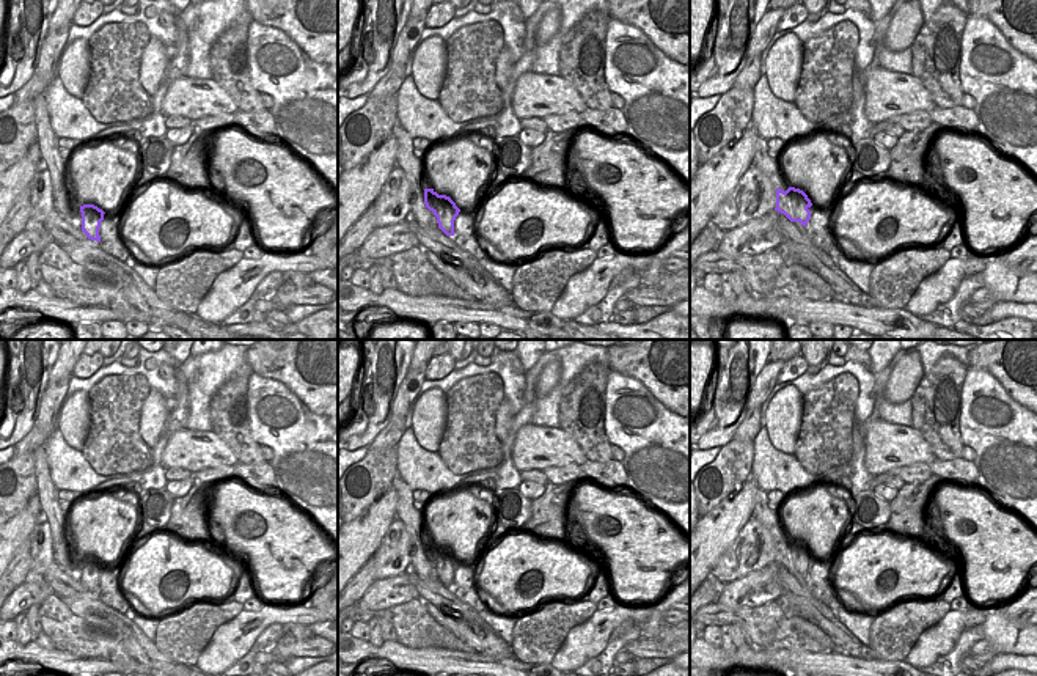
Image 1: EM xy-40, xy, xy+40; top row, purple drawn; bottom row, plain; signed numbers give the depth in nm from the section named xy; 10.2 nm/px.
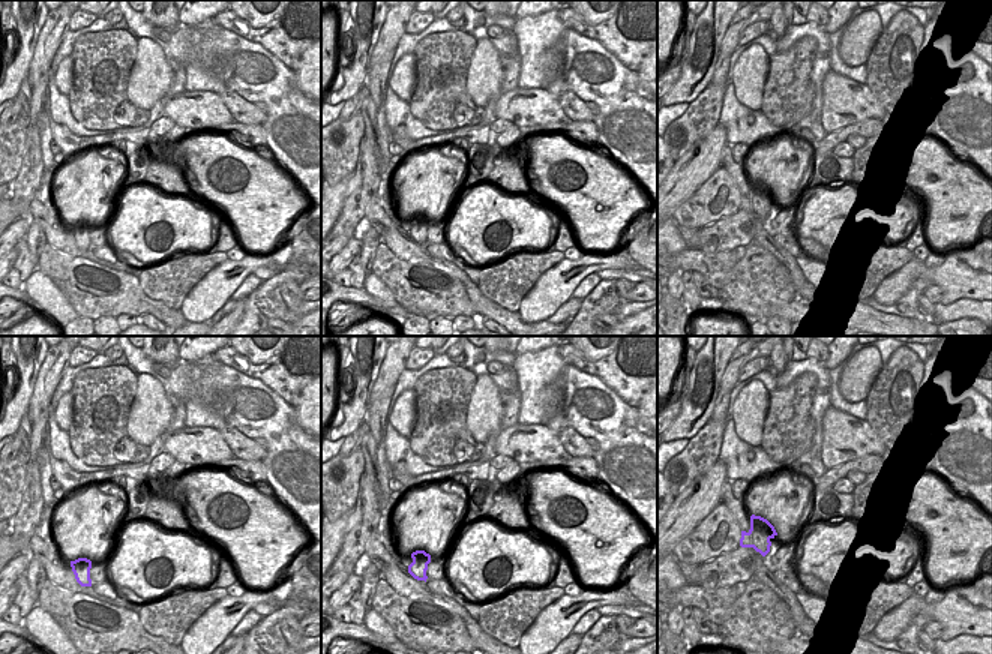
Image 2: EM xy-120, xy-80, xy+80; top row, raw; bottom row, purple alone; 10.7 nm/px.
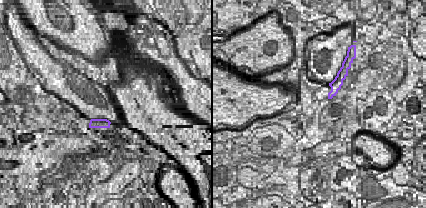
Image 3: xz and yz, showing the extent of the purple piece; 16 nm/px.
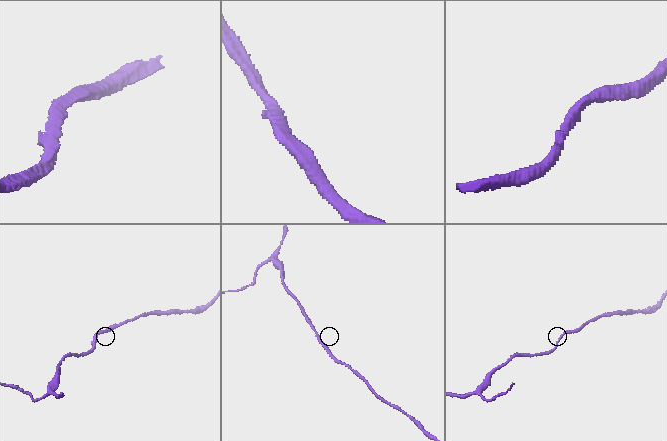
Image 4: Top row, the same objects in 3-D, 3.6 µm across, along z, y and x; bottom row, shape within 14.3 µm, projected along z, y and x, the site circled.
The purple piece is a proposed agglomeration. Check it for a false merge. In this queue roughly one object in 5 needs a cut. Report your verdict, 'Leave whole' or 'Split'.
Leave whole.

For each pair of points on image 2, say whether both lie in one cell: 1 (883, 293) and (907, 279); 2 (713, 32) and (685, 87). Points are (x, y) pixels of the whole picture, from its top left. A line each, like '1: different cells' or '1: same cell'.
1: same cell
2: same cell

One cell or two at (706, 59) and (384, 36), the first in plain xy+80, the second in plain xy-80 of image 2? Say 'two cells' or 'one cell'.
two cells

